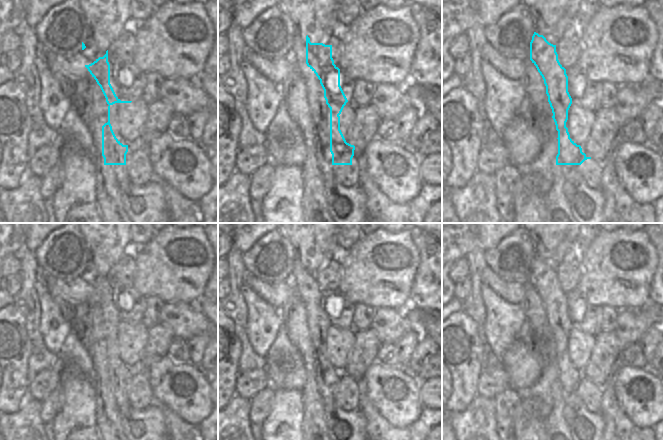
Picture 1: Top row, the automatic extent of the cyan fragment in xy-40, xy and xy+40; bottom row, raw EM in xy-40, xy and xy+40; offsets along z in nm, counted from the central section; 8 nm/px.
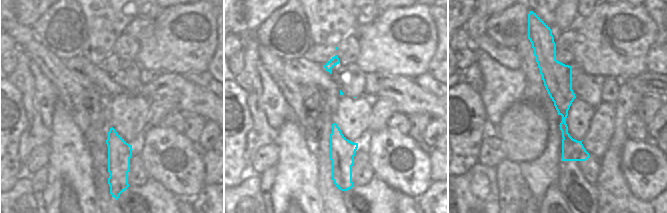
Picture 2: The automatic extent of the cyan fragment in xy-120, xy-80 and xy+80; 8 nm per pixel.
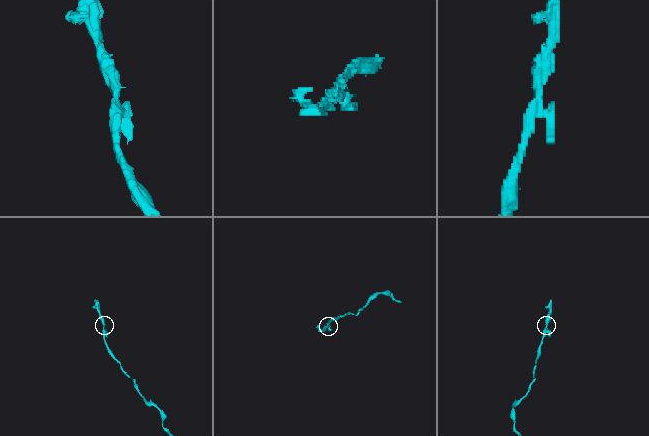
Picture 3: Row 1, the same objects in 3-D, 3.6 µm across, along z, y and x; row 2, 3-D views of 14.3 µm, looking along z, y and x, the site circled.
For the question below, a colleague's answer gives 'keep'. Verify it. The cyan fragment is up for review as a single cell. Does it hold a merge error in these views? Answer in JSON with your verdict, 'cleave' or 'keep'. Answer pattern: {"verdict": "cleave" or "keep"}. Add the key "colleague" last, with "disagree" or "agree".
{"verdict": "keep", "colleague": "agree"}

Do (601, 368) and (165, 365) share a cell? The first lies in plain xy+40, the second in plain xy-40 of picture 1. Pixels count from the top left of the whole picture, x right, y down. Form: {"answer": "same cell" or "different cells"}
{"answer": "different cells"}

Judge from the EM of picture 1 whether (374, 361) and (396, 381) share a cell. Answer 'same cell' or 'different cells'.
different cells

